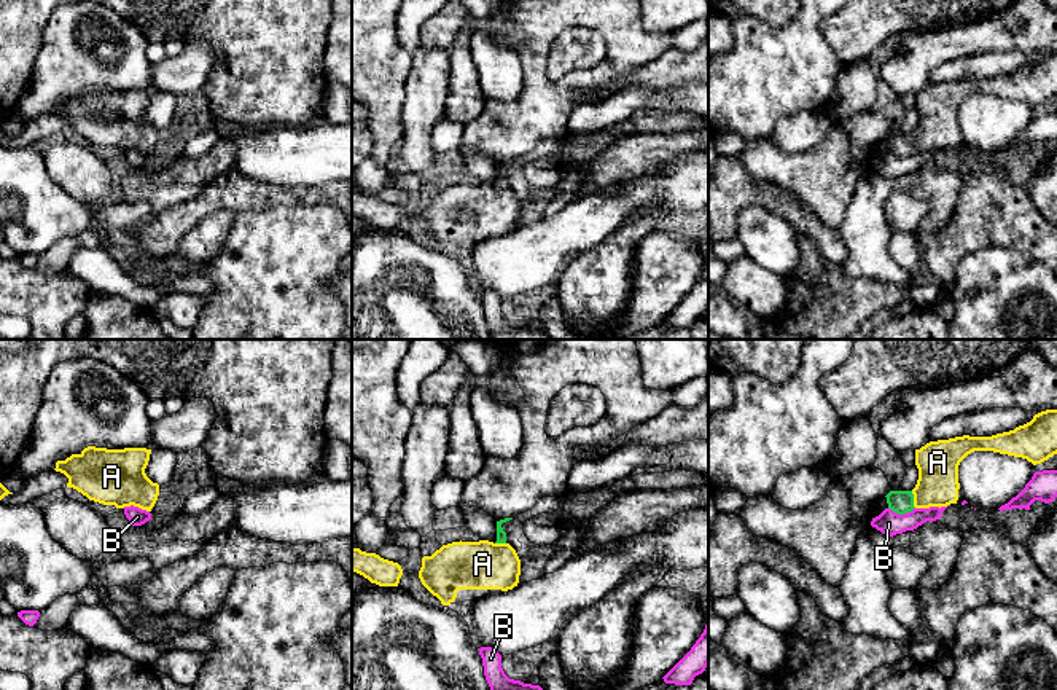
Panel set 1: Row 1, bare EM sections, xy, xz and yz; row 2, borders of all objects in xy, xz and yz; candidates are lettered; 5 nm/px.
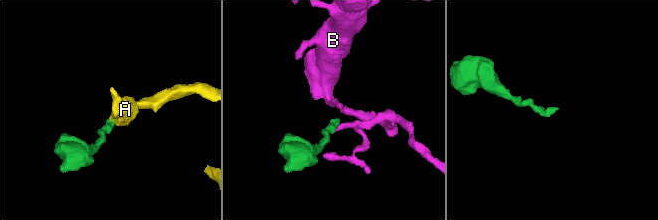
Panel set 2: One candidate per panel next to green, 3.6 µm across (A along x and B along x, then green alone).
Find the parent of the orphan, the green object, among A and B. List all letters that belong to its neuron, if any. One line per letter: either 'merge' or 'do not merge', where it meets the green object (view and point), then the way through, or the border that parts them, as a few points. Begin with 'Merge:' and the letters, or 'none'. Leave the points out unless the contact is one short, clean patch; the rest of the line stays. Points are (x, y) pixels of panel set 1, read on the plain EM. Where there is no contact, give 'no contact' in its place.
Merge: A
A: merge | yz (912, 142) | across yz (901, 145), (912, 142), (938, 117), (938, 105)
B: do not merge | yz (901, 156) | along yz (889, 150), (898, 156), (908, 156), (914, 152)

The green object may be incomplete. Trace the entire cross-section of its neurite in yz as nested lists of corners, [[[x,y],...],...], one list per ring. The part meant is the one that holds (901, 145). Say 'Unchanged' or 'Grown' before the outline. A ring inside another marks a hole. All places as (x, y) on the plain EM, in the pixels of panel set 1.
Grown. [[[1046,53],[1014,73],[992,80],[955,80],[915,92],[919,123],[912,134],[890,134],[888,151],[898,158],[914,151],[947,150],[958,143],[958,108],[974,94],[1022,100],[1033,108],[1057,97],[1057,53]]]

